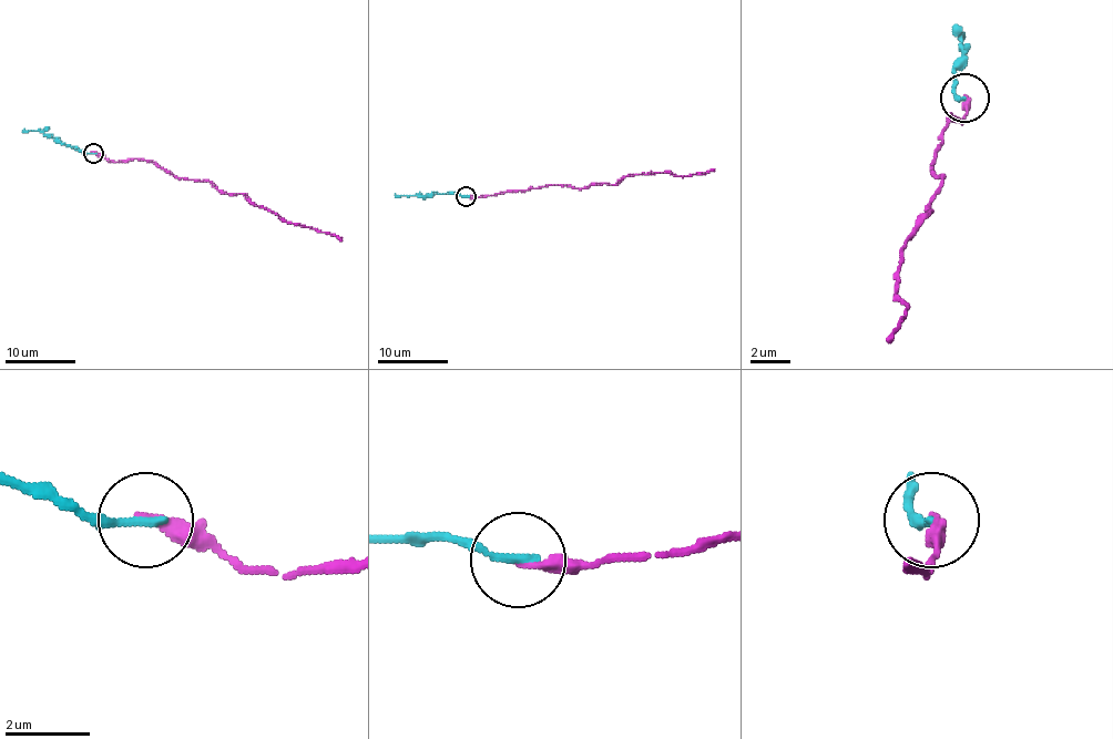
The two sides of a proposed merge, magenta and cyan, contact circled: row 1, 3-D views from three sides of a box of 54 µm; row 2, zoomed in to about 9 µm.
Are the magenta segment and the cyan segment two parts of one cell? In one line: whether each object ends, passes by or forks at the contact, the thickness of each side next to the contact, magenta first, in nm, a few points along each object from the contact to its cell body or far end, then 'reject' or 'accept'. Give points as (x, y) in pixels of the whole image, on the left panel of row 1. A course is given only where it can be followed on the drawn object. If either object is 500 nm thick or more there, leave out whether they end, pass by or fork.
magenta ends there; cyan ends there; 240 nm thick on the magenta side, 220 nm on the other; magenta runs (92, 153), (115, 162), (151, 161), (179, 177), (243, 194), (287, 222), (341, 240); cyan runs (92, 153), (79, 152), (38, 131), (22, 132); accept

